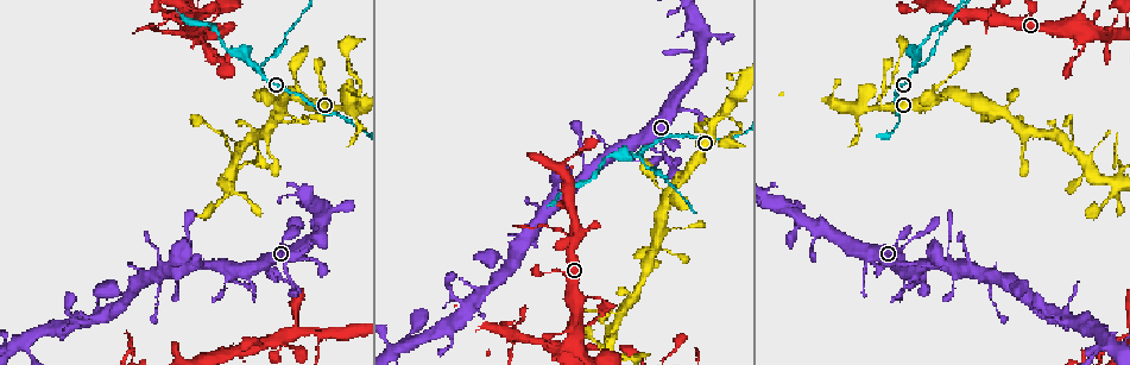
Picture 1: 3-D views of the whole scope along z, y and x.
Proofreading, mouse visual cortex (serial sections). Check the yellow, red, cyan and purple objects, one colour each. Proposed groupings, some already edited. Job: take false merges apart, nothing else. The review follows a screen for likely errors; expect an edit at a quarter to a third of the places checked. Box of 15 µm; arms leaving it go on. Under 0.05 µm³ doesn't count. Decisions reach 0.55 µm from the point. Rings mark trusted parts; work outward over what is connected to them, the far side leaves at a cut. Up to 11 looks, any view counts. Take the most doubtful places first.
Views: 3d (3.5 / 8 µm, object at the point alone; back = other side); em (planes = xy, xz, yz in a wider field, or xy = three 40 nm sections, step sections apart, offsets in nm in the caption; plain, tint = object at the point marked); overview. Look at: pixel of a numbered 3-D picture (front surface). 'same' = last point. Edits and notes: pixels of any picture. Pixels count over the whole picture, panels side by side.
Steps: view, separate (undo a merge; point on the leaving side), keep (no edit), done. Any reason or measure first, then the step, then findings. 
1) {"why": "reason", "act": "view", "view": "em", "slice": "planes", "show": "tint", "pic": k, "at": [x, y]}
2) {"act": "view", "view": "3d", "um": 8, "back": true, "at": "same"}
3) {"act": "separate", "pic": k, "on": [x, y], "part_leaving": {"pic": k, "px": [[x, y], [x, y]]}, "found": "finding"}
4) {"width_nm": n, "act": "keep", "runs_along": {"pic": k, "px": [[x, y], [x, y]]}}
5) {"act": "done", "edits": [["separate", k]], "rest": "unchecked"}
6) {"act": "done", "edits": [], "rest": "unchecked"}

{"why": "three arms meet", "act": "view", "view": "3d", "um": 3.5, "pic": 1, "at": [915, 60]}

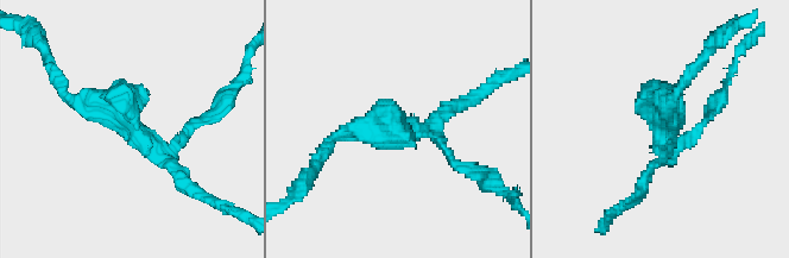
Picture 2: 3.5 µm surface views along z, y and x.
{"why": "shape alone is not enough", "act": "view", "view": "em", "slice": "xy", "step": 1, "show": "tint", "pic": 2, "at": [141, 138]}

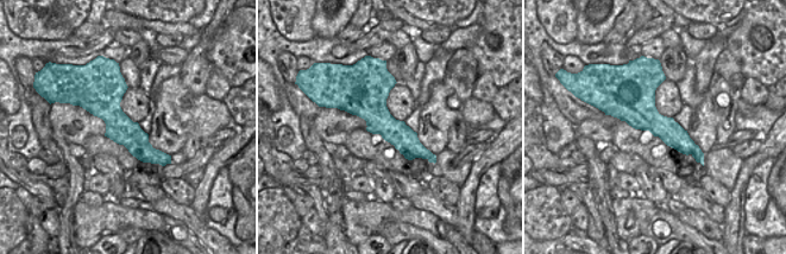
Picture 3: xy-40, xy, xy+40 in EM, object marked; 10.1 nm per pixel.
{"width_nm": 280, "act": "separate", "pic": 2, "on": [195, 123], "part_leaving": {"pic": 2, "px": [[172, 148], [227, 100], [238, 77]]}, "found": "a second cell is stuck on"}

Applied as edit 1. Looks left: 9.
{"why": "a narrow waist", "act": "view", "view": "em", "slice": "xy", "step": 3, "show": "tint", "pic": 1, "at": [660, 152]}

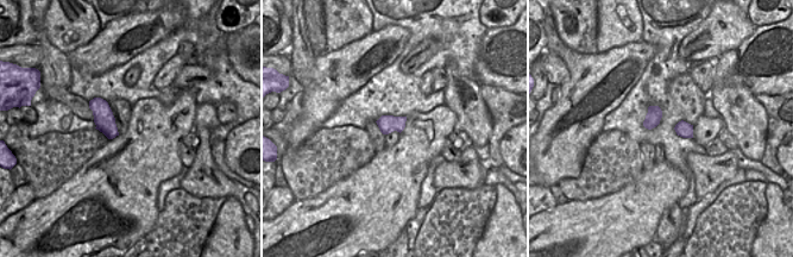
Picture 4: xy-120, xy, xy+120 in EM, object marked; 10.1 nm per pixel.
{"act": "view", "view": "3d", "um": 3.5, "back": true, "at": "same"}

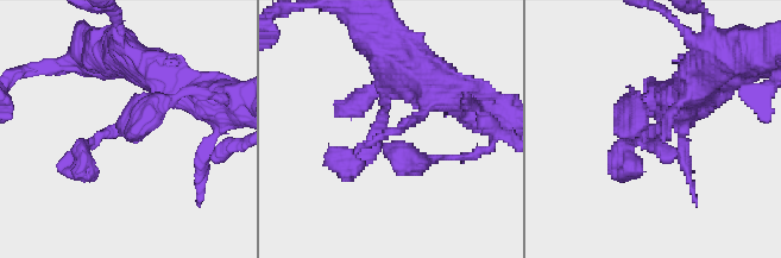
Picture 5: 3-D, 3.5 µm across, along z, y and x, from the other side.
{"act": "keep", "runs_along": {"pic": 5, "px": [[697, 86], [633, 94]]}, "found": "one cell here"}

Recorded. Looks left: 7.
{"why": "looks like a crossing", "act": "view", "view": "3d", "um": 8, "pic": 1, "at": [876, 108]}

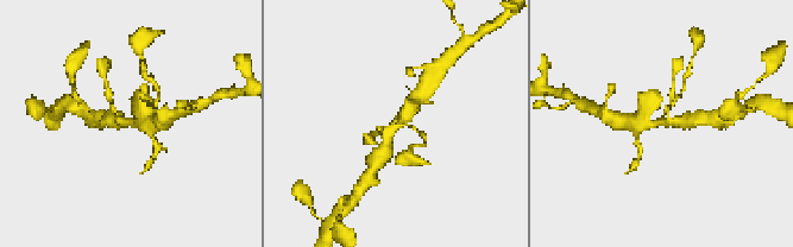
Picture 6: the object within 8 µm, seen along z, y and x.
{"arms": 4, "arm_widths_nm": [150, 150, 400, 400], "why": "shape alone is not enough", "act": "view", "view": "em", "slice": "xy", "step": 5, "show": "tint", "pic": 6, "at": [662, 121]}

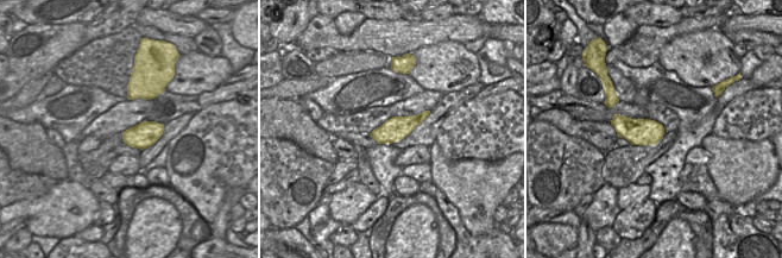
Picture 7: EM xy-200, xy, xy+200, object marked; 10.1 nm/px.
{"act": "separate", "pic": 6, "on": [422, 134], "found": "two cells meet here"}

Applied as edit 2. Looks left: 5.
{"why": "thin arm on a thick one", "act": "view", "view": "3d", "um": 3.5, "pic": 1, "at": [1119, 180]}

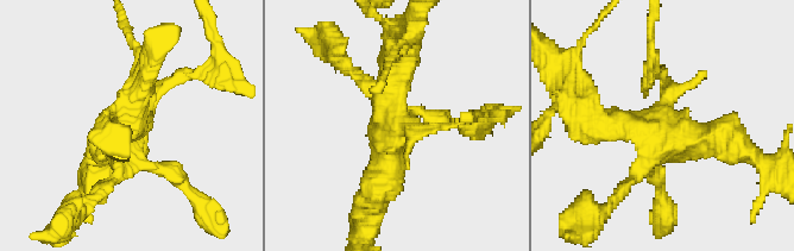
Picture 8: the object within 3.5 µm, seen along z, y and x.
{"act": "view", "view": "em", "slice": "xy", "step": 3, "show": "tint", "pic": 8, "at": [394, 115]}

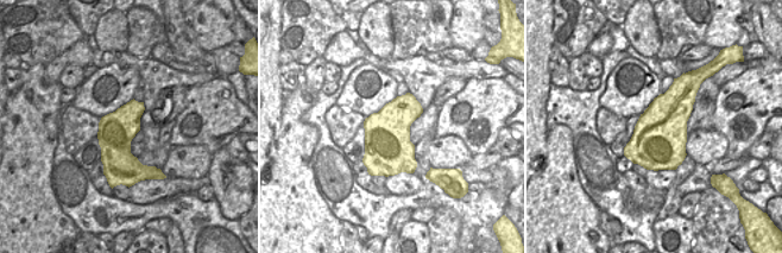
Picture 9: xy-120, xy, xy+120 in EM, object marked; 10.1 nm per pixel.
{"act": "separate", "pic": 8, "on": [655, 73], "part_leaving": {"pic": 8, "px": [[666, 92], [651, 30]]}, "found": "two cells meet here"}

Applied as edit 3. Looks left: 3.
{"act": "done", "edits": [["separate", 2], ["separate", 6], ["separate", 8]], "rest": "unchecked"}

